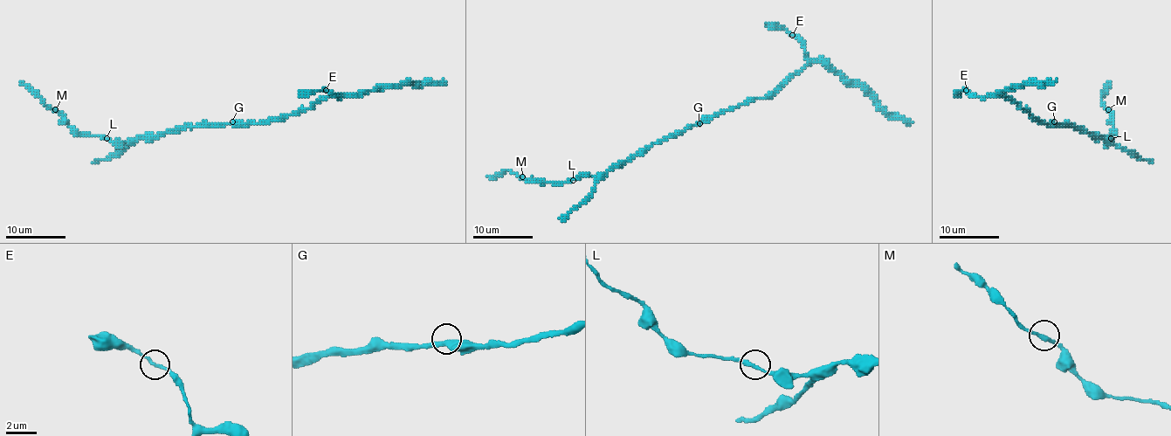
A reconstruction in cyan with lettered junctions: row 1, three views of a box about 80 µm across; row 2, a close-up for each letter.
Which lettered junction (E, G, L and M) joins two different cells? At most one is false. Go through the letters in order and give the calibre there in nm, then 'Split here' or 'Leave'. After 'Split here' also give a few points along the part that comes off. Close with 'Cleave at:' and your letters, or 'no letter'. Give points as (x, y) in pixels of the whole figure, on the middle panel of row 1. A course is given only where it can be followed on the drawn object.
E: Thickness 200 nm. Leave
G: Thickness 340 nm. Leave
L: Thickness 200 nm. Leave
M: Thickness 240 nm. Leave
Cleave at: no letter

